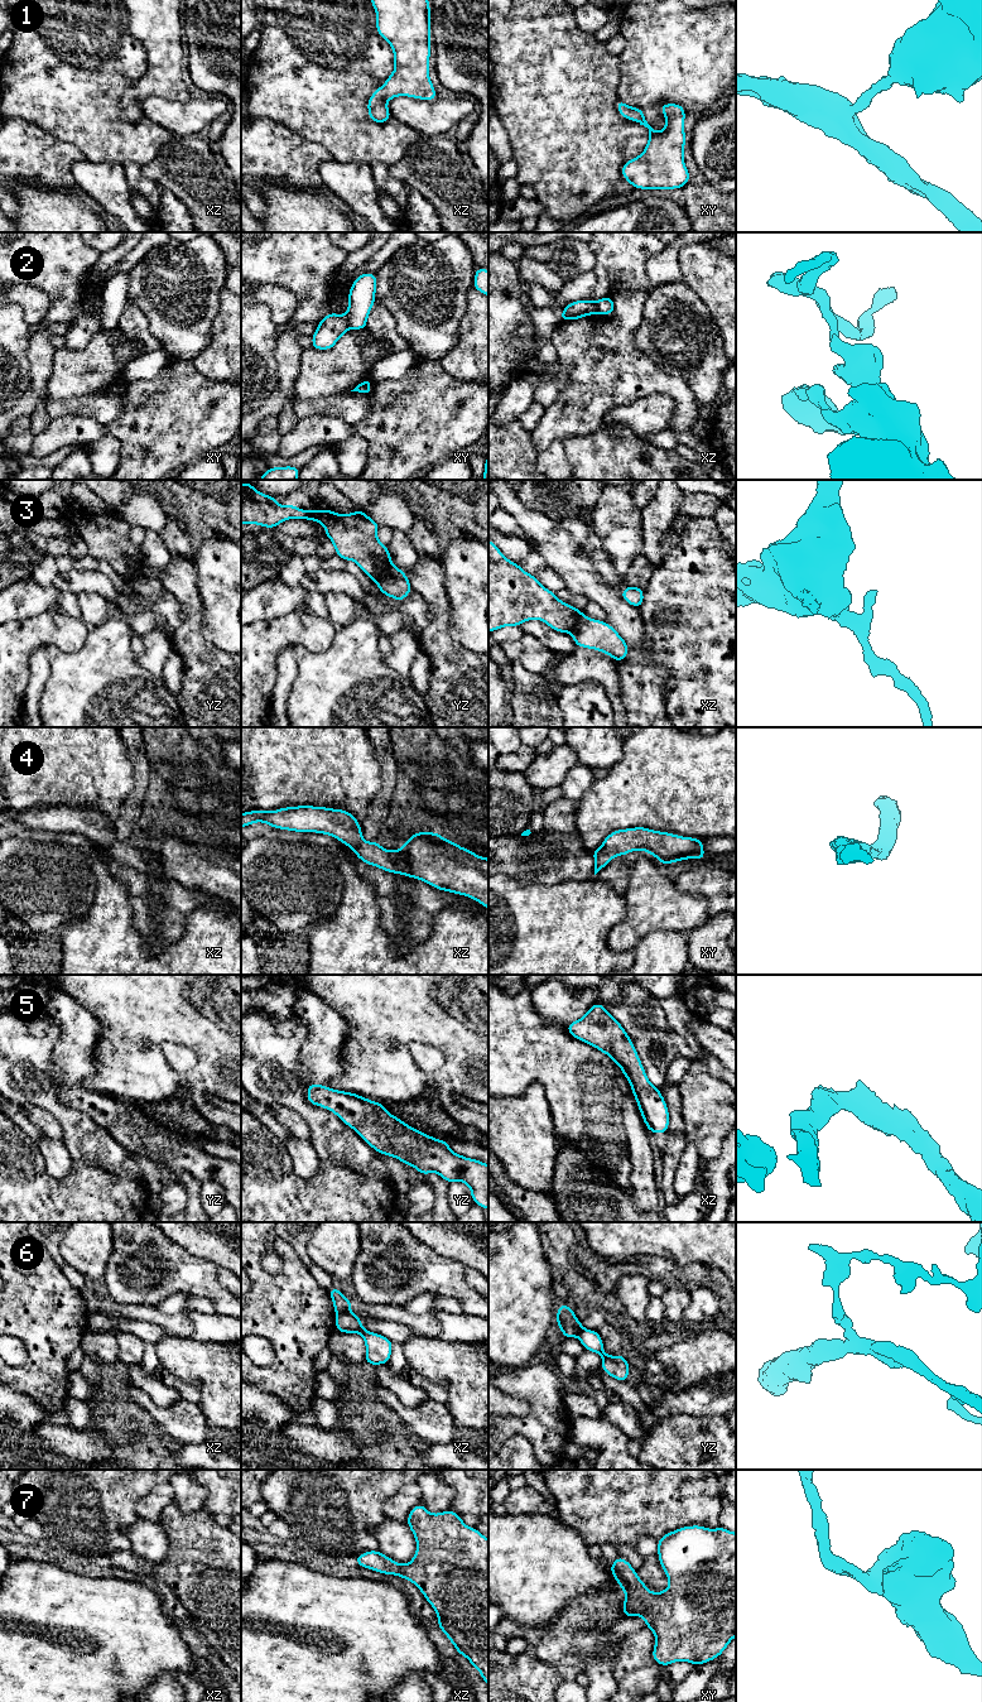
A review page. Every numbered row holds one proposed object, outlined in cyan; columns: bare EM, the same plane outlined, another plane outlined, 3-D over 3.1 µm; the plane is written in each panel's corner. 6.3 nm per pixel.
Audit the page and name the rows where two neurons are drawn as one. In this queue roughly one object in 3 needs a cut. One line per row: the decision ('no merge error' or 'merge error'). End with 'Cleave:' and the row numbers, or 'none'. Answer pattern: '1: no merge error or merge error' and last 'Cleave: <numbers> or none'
1: no merge error
2: merge error
3: merge error
4: no merge error
5: no merge error
6: merge error
7: no merge error
Cleave: 2, 3, 6

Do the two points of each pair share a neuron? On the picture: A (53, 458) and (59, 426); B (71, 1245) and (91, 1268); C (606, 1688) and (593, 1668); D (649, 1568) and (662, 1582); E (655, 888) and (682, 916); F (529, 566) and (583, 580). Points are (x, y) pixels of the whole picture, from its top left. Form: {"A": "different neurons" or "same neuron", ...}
{"A": "different neurons", "B": "same neuron", "C": "same neuron", "D": "same neuron", "E": "same neuron", "F": "different neurons"}

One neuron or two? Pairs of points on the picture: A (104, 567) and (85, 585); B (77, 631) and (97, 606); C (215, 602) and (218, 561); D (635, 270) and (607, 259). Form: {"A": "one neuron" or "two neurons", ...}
{"A": "two neurons", "B": "two neurons", "C": "one neuron", "D": "one neuron"}

